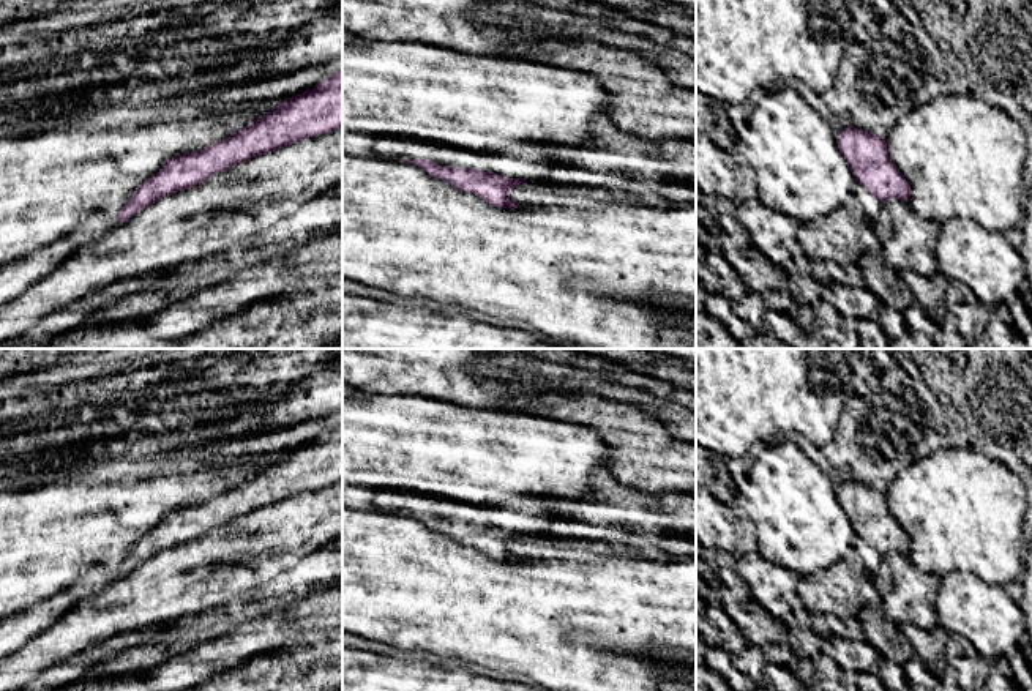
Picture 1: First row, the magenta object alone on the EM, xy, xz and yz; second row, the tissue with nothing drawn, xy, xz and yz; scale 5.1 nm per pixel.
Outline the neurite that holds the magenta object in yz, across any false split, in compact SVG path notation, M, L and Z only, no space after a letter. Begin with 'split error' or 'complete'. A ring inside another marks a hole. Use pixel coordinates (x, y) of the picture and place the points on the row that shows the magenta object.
complete; M849 125L836 134L836 144L855 183L873 192L882 204L892 199L909 202L910 186L890 159L884 139Z

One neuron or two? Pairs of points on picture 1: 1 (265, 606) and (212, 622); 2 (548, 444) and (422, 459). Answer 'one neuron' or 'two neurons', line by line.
1: one neuron
2: one neuron

